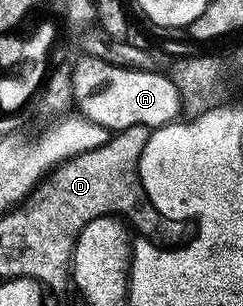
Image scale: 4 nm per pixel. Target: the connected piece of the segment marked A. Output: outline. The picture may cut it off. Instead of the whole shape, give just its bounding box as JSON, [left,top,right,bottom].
[72,54,181,130]

